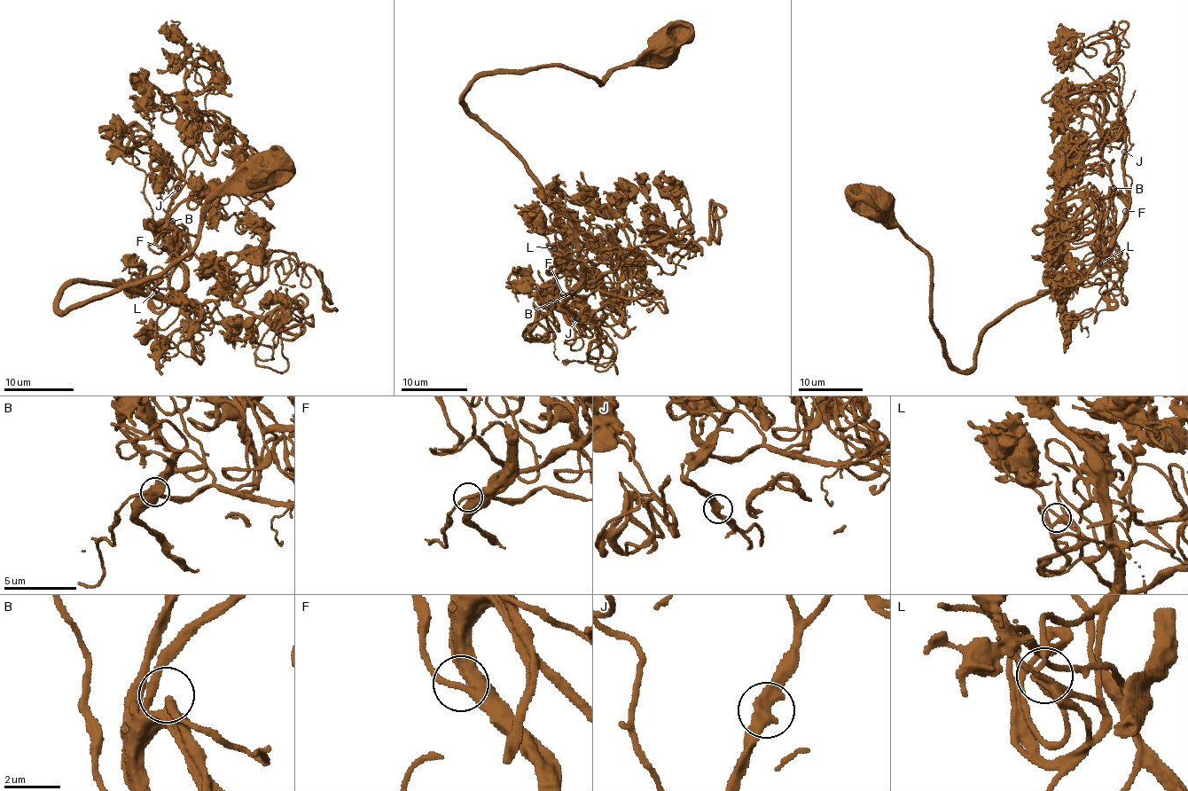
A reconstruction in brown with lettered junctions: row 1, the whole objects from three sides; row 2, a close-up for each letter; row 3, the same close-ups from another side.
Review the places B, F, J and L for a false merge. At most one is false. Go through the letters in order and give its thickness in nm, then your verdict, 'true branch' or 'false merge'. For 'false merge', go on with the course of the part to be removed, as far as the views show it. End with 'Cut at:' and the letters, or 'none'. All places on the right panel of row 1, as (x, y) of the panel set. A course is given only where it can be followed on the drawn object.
B: 400 nm thick; true branch
F: 340 nm thick; true branch
J: 360 nm thick; true branch
L: 260 nm thick; true branch
Cut at: none

